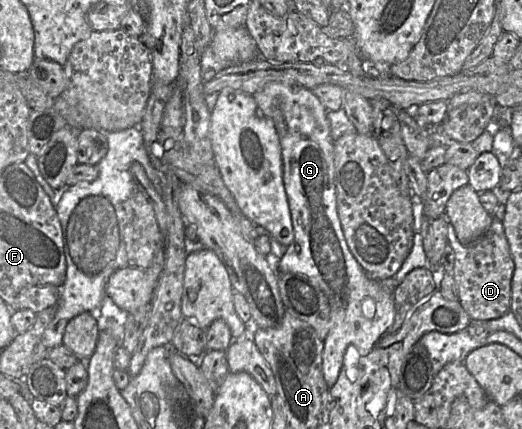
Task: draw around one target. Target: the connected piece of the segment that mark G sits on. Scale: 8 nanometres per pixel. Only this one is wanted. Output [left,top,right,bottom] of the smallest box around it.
[252,82,398,388]

